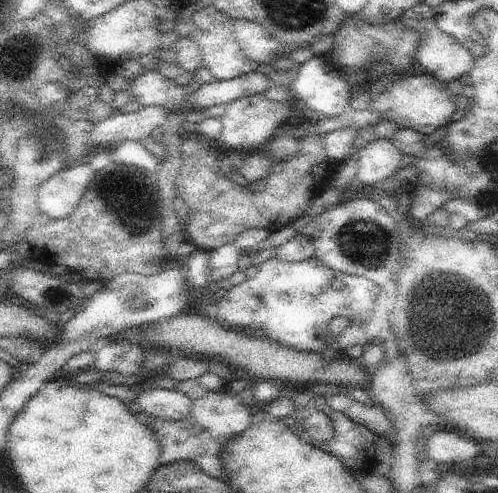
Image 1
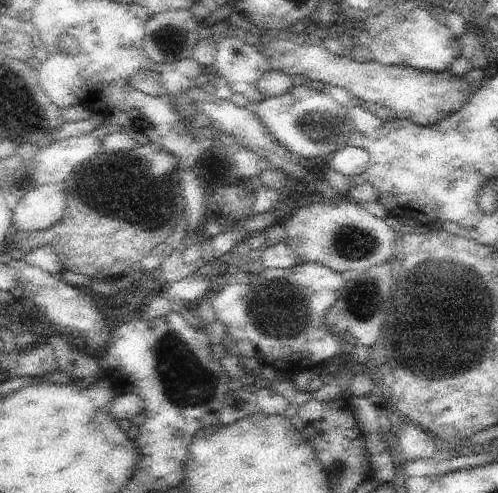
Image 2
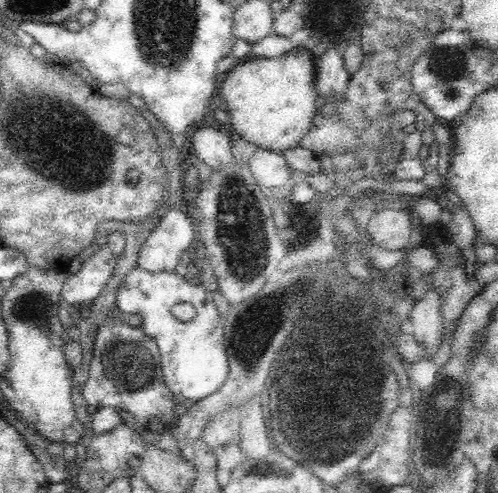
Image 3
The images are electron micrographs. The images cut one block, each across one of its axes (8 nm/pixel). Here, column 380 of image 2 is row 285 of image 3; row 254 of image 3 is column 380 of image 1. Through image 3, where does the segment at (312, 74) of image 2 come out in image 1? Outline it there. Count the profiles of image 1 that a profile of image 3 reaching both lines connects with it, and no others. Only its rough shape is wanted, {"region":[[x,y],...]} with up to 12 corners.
{"region":[[429,74],[399,78],[369,108],[429,136],[457,116],[457,96]]}

